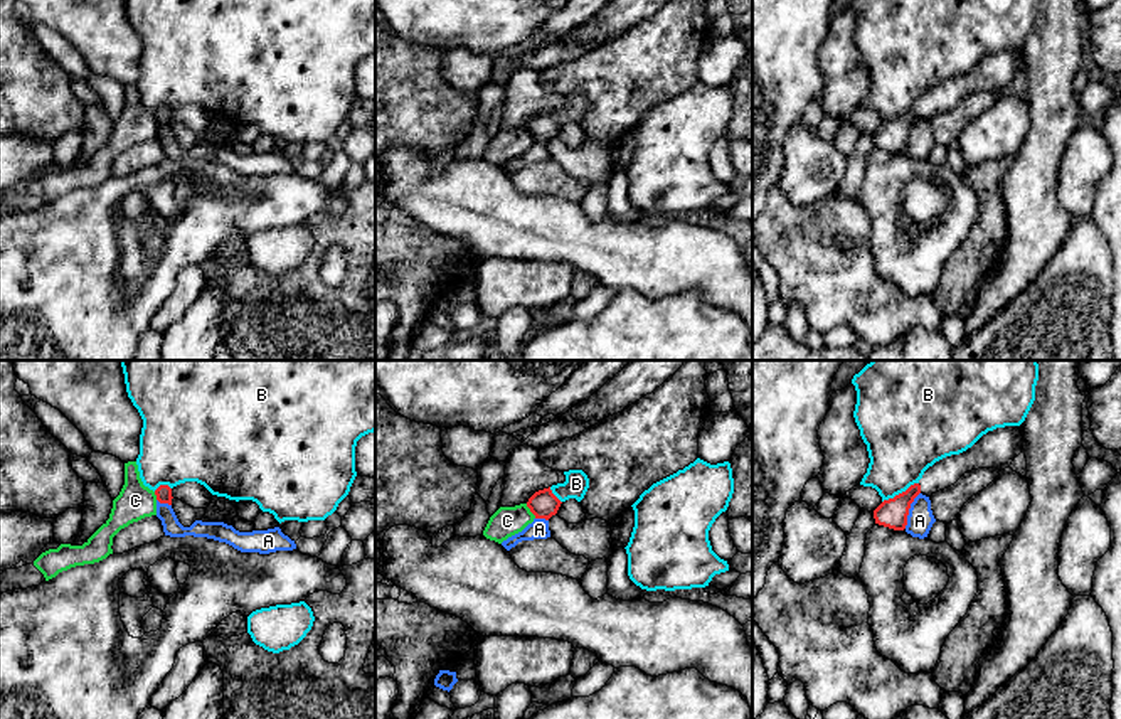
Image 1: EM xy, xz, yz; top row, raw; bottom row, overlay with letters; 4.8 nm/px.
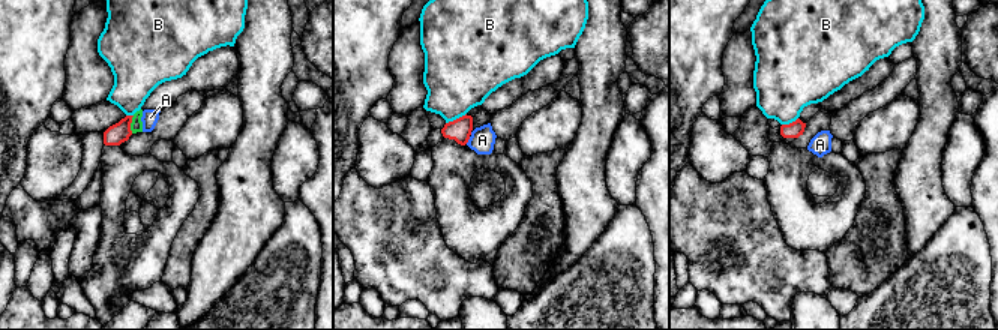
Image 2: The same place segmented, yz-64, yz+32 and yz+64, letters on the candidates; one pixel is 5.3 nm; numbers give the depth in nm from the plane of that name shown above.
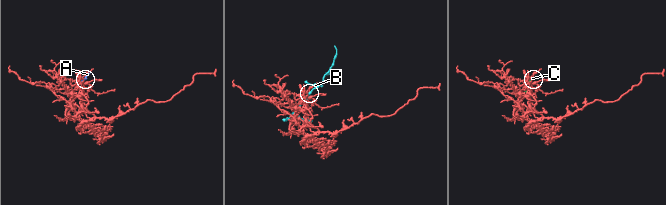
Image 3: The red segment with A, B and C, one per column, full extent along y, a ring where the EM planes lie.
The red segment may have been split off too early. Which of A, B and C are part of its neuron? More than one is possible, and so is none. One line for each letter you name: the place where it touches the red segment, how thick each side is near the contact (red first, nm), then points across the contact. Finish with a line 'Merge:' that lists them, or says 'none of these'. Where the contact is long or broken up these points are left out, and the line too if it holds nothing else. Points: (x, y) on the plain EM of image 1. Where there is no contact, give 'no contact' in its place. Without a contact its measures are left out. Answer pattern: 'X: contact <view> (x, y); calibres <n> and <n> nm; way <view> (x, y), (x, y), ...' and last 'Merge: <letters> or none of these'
Merge: none of these

